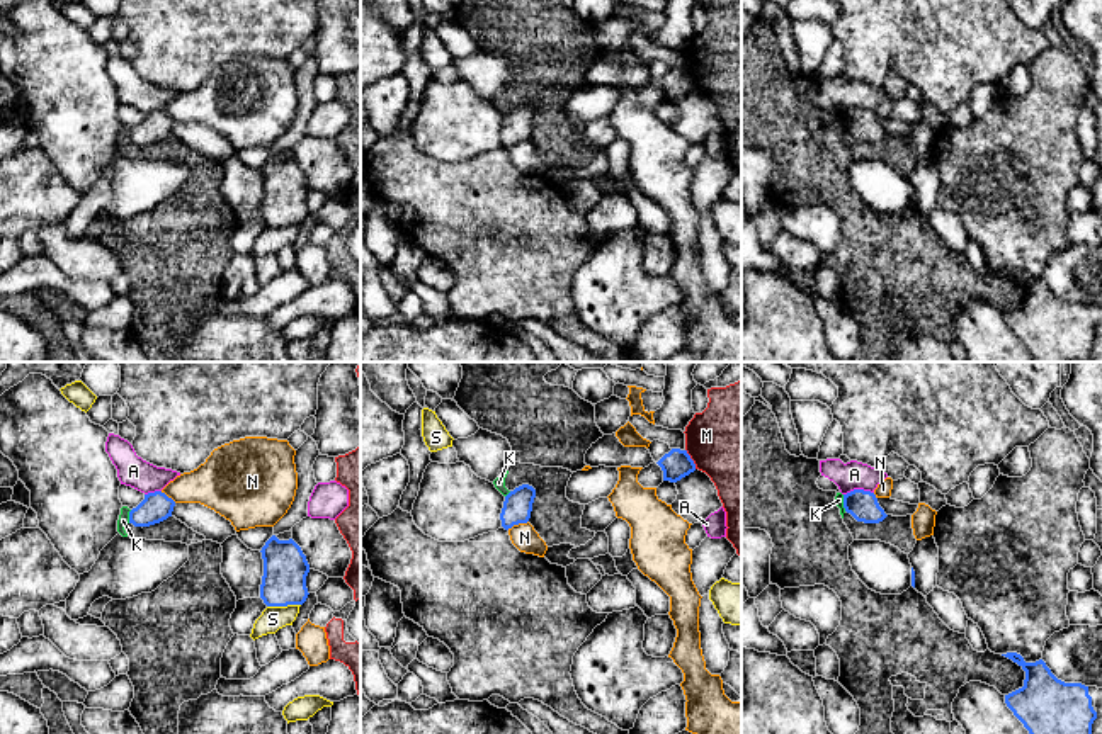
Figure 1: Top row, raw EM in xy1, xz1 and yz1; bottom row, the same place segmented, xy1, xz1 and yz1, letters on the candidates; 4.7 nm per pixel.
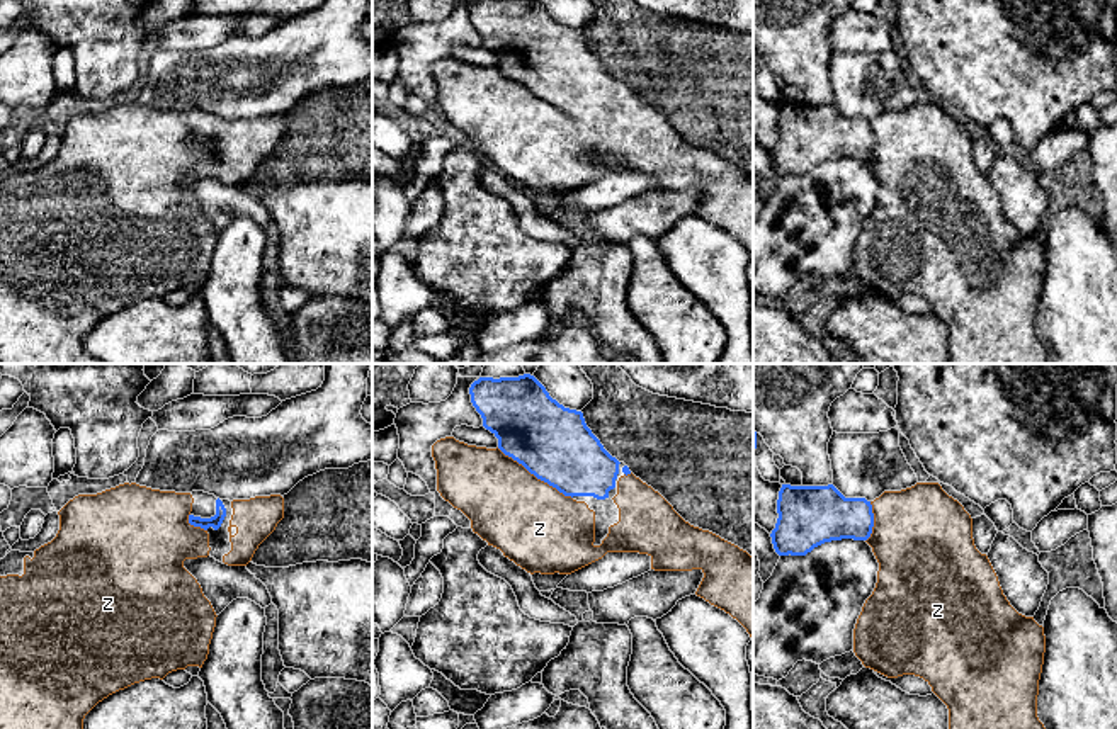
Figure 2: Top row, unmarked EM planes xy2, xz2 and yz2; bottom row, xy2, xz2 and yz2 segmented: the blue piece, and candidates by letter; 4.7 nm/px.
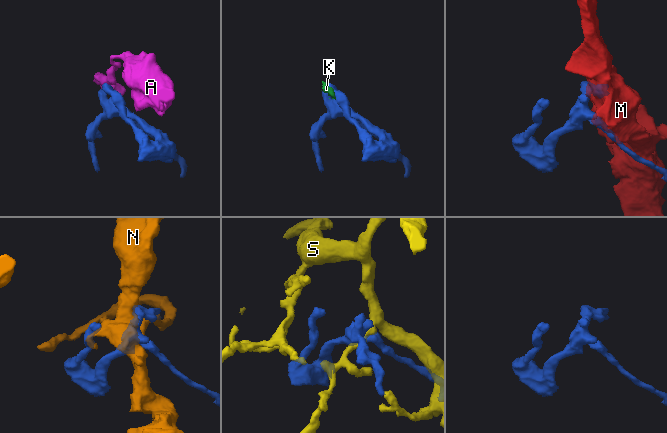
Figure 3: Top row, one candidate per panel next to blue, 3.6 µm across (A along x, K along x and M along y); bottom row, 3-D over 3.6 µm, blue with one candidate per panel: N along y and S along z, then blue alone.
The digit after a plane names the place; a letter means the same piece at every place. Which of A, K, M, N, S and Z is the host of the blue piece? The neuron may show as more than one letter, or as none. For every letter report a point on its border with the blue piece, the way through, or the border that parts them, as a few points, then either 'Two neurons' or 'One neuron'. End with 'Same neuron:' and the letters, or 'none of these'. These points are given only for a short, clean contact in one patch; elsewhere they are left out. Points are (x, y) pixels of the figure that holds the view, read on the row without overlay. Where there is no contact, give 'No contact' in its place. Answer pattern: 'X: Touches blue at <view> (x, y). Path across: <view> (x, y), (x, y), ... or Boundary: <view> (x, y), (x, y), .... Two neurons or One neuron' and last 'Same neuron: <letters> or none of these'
A: Touches blue at yz1 (857, 109). Two neurons
K: Touches blue at xy1 (130, 136). Boundary: xy1 (131, 129), (128, 141). Two neurons
M: Touches blue at xz1 (691, 79). Two neurons
N: Touches blue at xz1 (517, 143). Two neurons
S: Touches blue at xy1 (283, 225). Two neurons
Z: Touches blue at xz2 (534, 94). One neuron
Same neuron: Z

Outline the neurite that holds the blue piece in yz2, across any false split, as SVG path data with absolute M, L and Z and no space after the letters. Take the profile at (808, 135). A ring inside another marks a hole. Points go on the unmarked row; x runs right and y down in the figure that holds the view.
M938 102L884 110L874 121L845 117L833 104L782 104L777 133L770 156L779 175L806 175L825 161L842 158L865 160L872 167L879 182L877 202L857 238L853 272L865 287L887 297L923 297L949 328L950 364L1047 364L1047 350L1037 336L1044 246L1010 224L988 175L974 165L971 134Z

